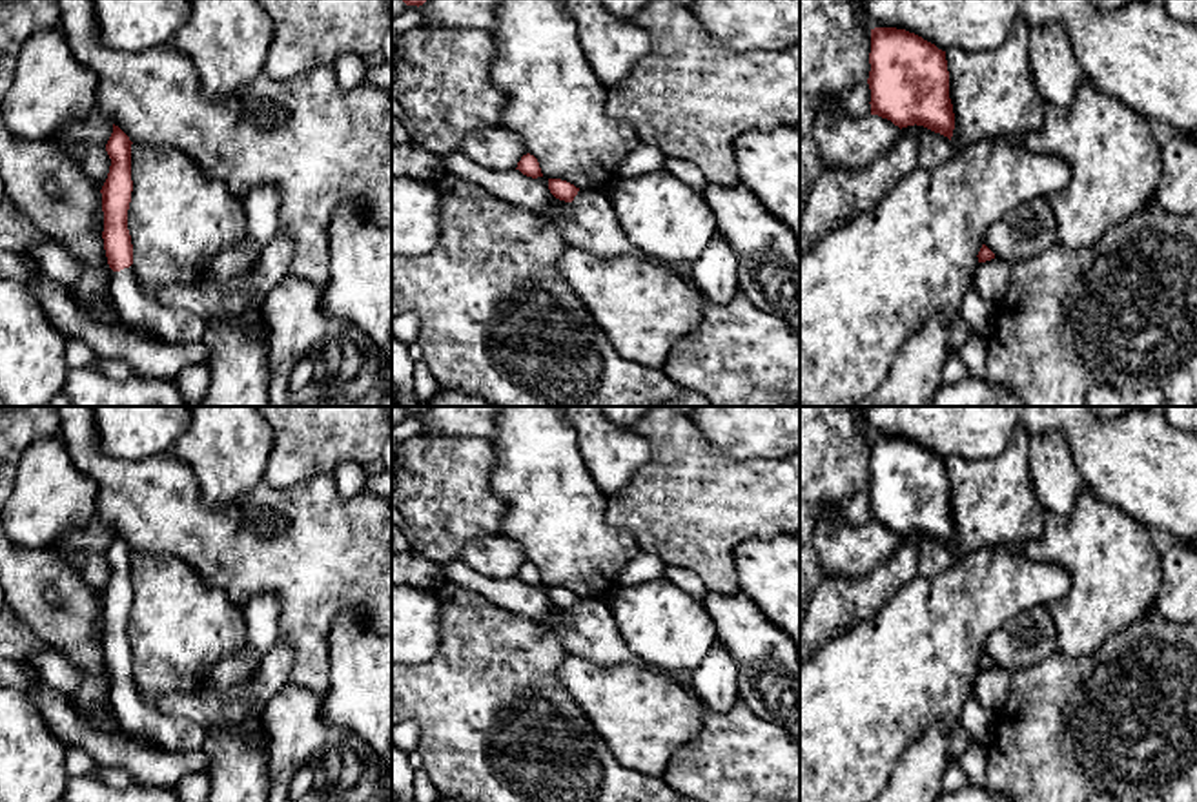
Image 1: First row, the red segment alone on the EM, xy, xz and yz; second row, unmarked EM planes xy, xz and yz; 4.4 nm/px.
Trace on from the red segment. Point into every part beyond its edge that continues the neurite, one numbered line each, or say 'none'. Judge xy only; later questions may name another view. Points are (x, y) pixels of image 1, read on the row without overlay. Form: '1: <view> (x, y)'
1: xy (175, 735)

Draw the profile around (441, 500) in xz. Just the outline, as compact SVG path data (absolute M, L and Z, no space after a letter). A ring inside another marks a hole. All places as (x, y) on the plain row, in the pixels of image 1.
M414 436L399 443L392 523L417 556L445 565L472 538L501 534L503 503L490 492L492 441Z

